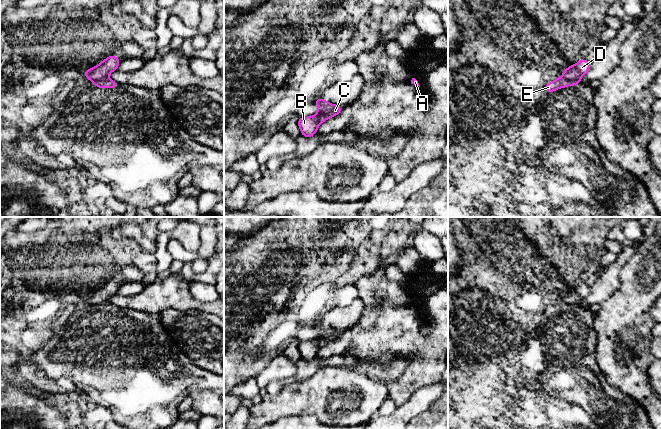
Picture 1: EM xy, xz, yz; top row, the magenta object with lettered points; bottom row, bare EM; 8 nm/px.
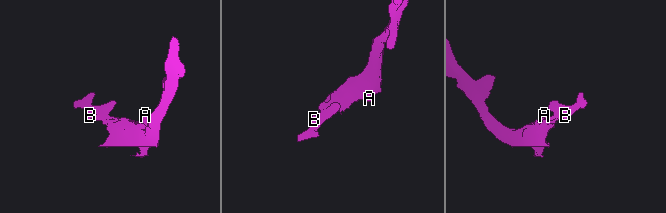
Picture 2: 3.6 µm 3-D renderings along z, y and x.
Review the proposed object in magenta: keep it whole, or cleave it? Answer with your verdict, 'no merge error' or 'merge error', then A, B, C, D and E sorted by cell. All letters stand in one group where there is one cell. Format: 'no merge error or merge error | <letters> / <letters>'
merge error | A C E / B D

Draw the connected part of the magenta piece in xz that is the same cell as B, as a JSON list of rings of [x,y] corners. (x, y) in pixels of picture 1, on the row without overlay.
[[[319,340],[310,341],[300,341],[298,344],[298,350],[300,352],[301,358],[307,362],[312,361],[316,358],[319,347]]]

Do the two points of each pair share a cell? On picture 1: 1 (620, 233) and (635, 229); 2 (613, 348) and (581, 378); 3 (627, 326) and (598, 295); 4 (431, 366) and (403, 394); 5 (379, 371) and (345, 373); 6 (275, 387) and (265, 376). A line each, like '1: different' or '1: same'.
1: same
2: different
3: different
4: same
5: different
6: different

